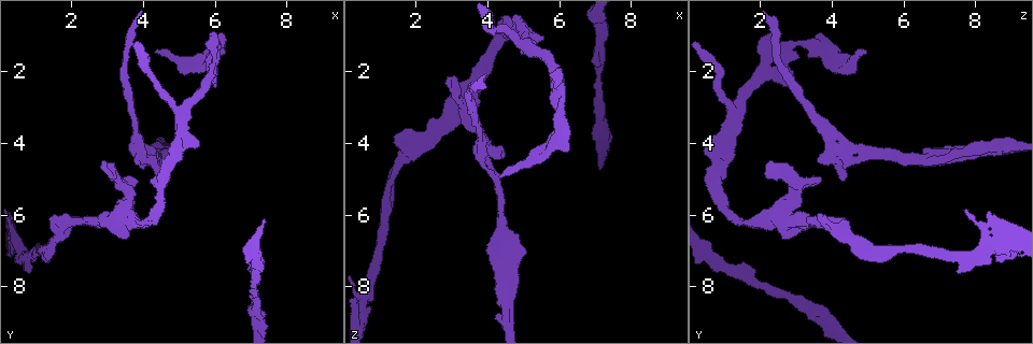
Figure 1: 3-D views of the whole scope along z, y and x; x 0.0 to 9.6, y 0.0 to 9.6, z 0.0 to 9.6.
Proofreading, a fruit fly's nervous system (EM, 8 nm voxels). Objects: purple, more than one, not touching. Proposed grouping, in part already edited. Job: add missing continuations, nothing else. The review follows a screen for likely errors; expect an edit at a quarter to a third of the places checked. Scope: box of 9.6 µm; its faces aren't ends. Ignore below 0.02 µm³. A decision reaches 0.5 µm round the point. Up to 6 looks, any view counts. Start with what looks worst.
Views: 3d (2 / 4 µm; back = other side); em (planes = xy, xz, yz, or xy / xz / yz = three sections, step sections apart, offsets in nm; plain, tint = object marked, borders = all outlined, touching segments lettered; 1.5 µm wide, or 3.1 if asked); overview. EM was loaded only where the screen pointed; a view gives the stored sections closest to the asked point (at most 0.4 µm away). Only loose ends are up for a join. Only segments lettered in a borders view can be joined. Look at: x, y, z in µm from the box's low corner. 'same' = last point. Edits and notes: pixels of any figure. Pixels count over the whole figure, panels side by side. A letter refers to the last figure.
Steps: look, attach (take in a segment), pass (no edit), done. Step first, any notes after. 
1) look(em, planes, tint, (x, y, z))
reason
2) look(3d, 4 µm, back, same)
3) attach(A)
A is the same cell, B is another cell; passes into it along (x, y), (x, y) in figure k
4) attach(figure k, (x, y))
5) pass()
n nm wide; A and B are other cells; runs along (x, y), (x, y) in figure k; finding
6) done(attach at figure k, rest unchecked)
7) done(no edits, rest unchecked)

look(3d, 4 µm, (4.40, 1.50, 4.95))
branch stops here

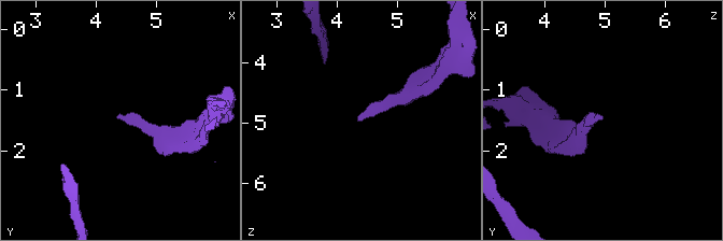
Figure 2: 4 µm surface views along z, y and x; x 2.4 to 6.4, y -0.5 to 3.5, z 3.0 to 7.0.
look(em, planes, borders, (4.35, 1.45, 4.95))
shape alone is not enough

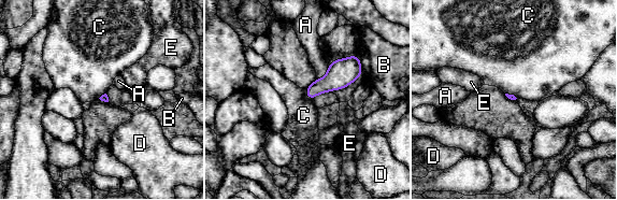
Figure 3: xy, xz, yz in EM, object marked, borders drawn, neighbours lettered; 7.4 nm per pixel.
pass()
B touches over 170 nm; A, B, C, D and E are other cells; no lettered segment goes on from it

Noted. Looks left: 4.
look(em, xy, step 8, tint, (2.95, 4.65, 2.20))

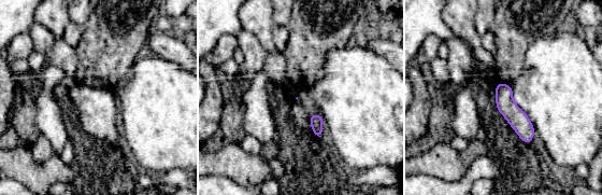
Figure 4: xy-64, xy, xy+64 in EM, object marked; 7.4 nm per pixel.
look(em, planes, borders, same)

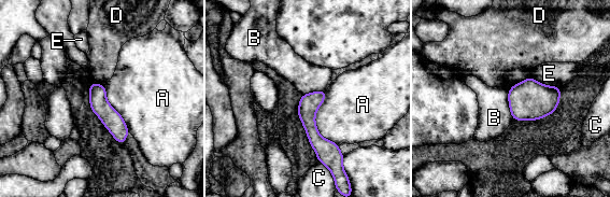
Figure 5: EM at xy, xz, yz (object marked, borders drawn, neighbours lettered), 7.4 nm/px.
pass()
A touches over 420 nm; A, B, C, D and E are other cells; border along (326, 90), (315, 126), (339, 145) in figure 5; none of them fits

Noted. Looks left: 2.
done(no edits, rest unchecked)

